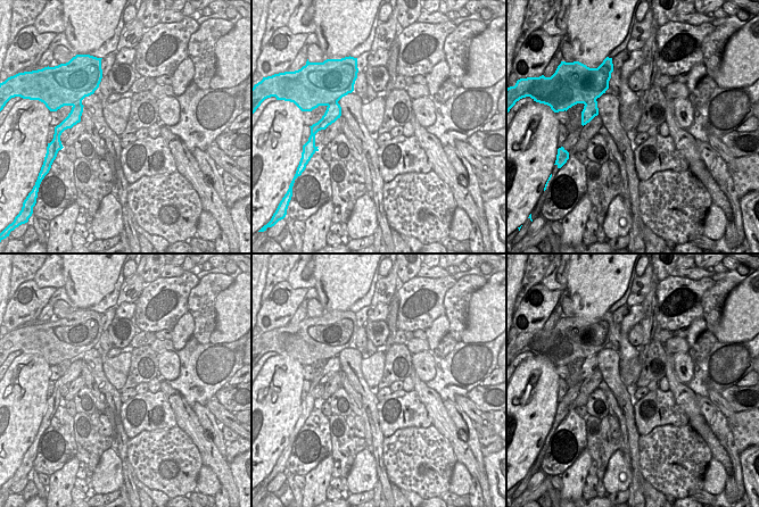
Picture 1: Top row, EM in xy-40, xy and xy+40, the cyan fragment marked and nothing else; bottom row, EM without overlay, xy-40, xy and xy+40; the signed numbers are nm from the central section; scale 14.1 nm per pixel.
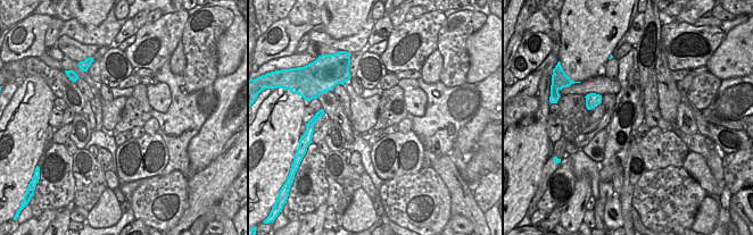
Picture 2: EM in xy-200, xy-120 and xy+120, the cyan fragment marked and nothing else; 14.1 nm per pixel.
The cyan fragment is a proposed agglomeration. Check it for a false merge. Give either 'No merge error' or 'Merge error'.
Merge error.

